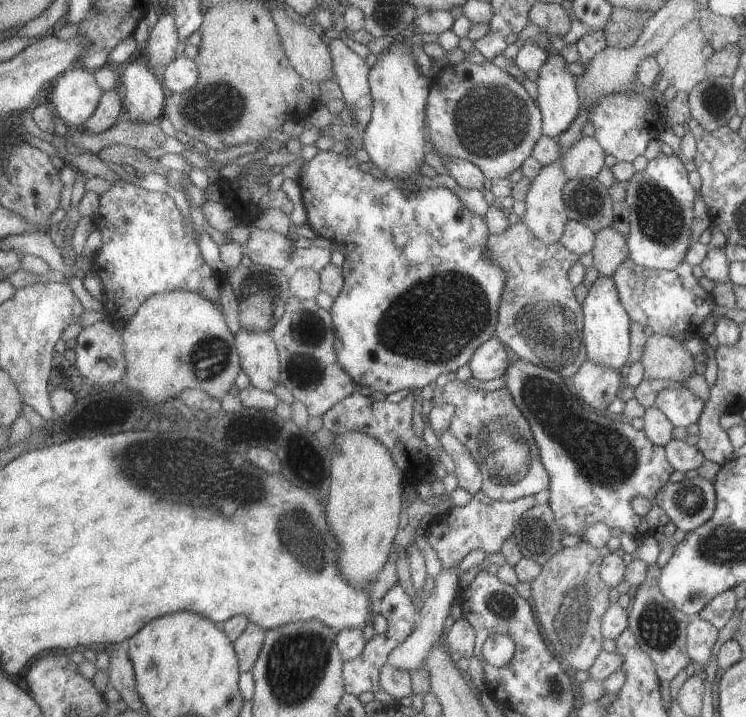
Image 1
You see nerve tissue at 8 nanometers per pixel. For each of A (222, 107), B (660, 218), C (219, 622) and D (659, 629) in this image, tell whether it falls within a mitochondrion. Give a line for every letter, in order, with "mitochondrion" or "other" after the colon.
A: mitochondrion
B: mitochondrion
C: other
D: mitochondrion

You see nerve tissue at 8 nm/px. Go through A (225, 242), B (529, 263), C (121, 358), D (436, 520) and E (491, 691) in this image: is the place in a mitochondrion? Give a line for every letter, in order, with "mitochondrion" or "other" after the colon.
A: other
B: other
C: other
D: other
E: other

